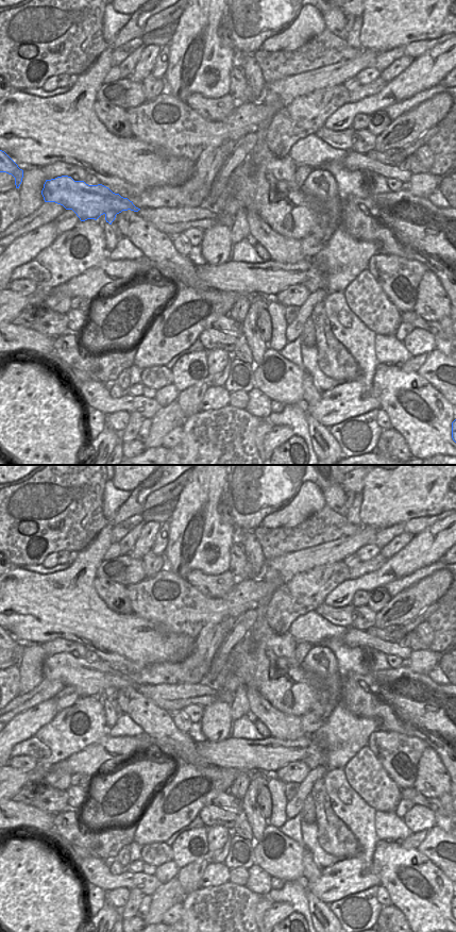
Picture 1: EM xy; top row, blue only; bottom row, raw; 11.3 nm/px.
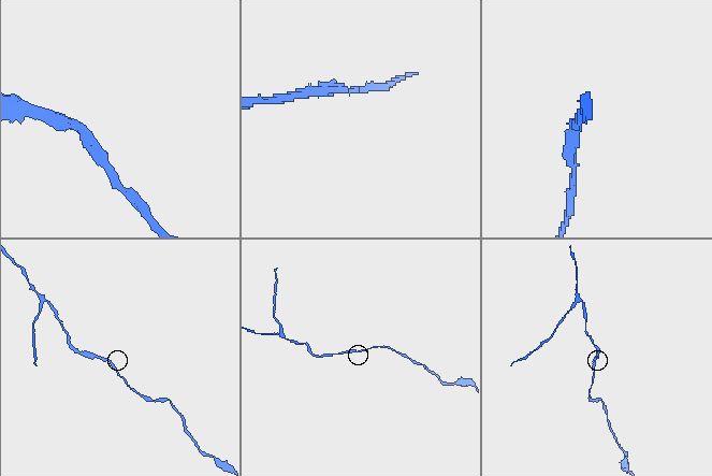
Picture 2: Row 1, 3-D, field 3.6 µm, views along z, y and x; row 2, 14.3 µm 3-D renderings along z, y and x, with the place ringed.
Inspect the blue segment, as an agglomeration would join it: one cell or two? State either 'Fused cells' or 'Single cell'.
Single cell

